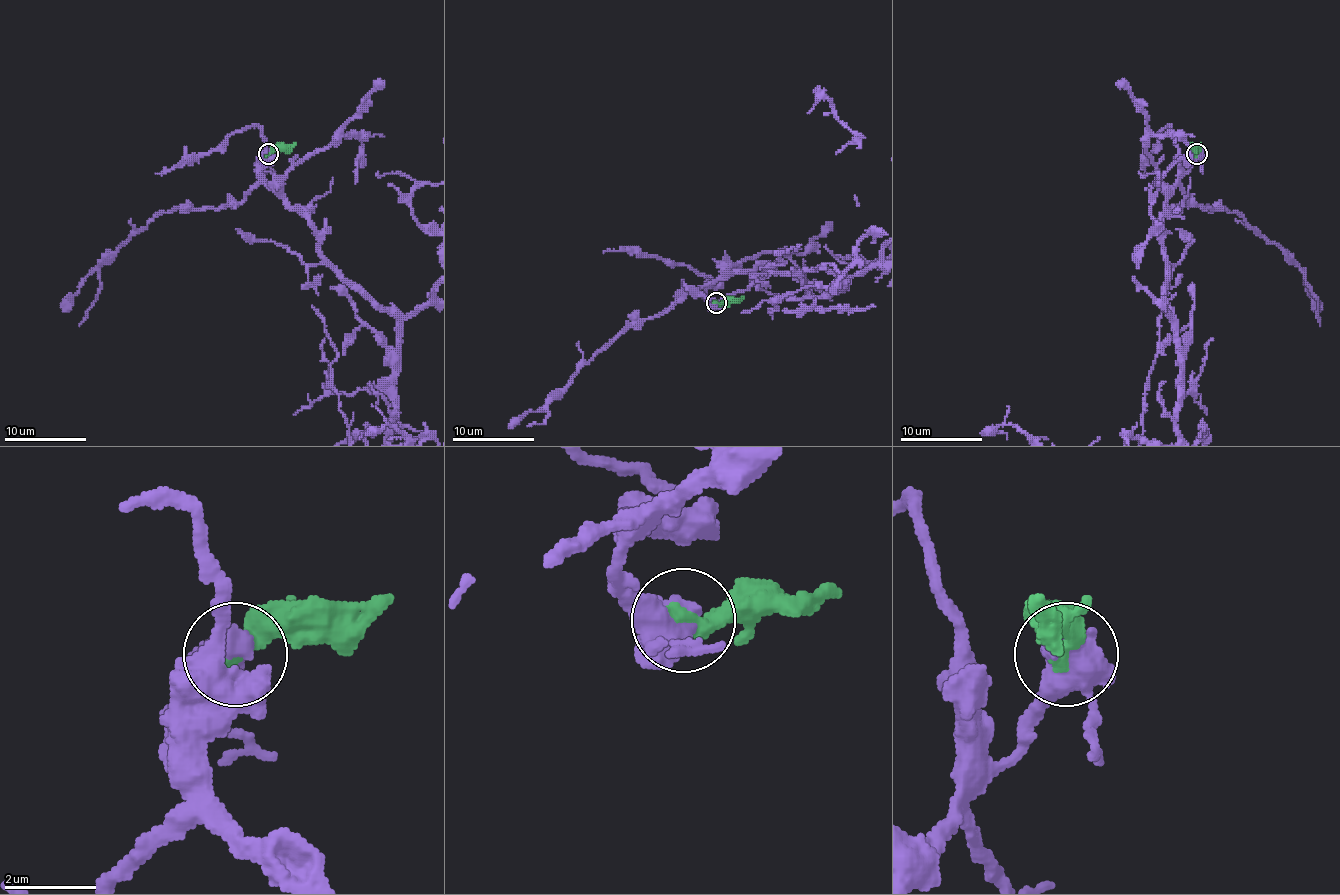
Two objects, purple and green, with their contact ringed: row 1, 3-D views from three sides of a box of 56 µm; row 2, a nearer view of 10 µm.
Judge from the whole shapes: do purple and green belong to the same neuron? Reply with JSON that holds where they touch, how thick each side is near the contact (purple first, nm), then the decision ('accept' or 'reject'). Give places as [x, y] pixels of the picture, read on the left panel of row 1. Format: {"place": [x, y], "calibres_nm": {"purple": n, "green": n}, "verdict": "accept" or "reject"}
{"place": [268, 153], "calibres_nm": {"purple": 800, "green": 400}, "verdict": "reject"}

